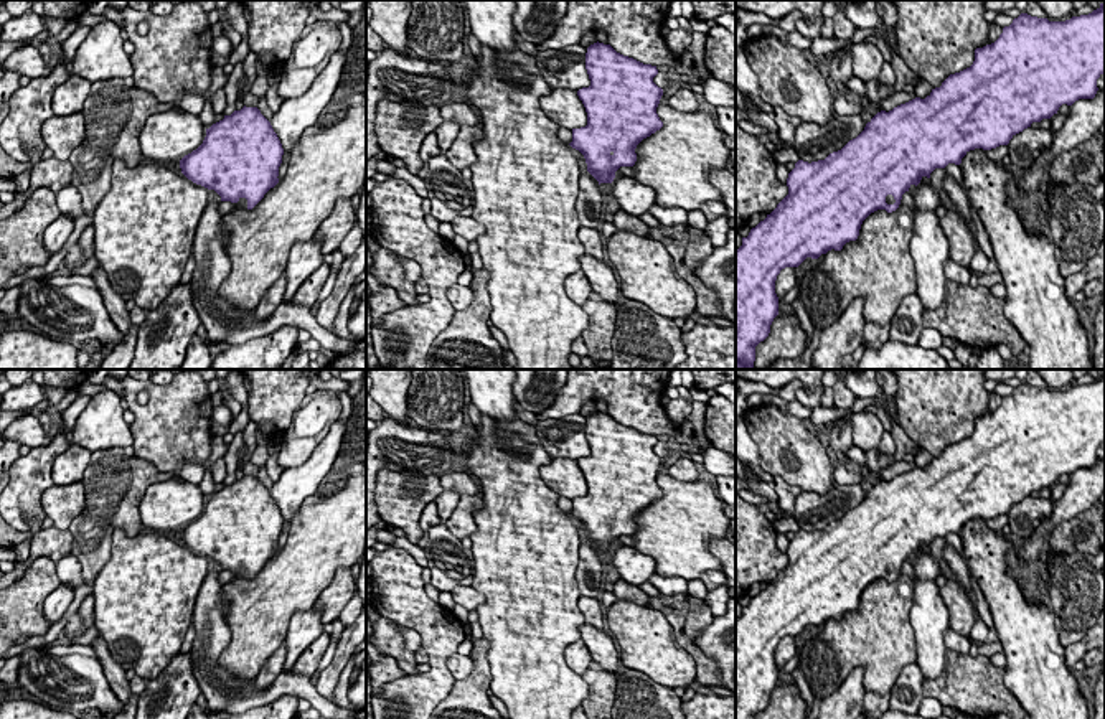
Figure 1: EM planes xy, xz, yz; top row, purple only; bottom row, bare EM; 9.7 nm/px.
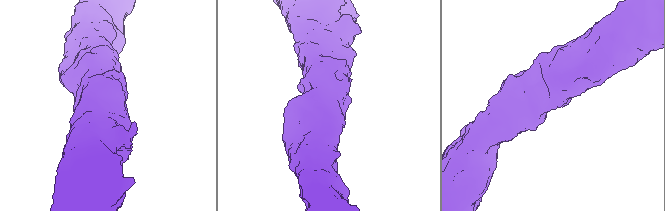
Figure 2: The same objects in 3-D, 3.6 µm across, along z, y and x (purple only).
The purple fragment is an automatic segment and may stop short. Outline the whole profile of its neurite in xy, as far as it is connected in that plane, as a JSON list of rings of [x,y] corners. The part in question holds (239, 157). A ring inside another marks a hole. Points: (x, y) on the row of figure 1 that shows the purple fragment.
[[[242,107],[206,129],[203,143],[180,160],[181,173],[214,190],[236,209],[252,209],[279,183],[284,148],[257,107]]]

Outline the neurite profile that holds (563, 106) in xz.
[[[552,89],[539,99],[539,106],[554,124],[569,130],[587,125],[587,112],[577,91]]]

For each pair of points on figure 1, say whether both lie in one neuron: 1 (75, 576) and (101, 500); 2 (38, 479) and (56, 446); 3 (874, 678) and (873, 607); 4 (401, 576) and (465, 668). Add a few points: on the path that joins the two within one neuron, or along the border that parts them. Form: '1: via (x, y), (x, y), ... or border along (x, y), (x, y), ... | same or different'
1: border along (71, 551), (81, 566), (81, 576), (86, 584) | different
2: via (38, 470), (38, 464), (48, 454) | same
3: via (874, 660), (874, 625) | same
4: border along (456, 652), (446, 663), (456, 680) | different

